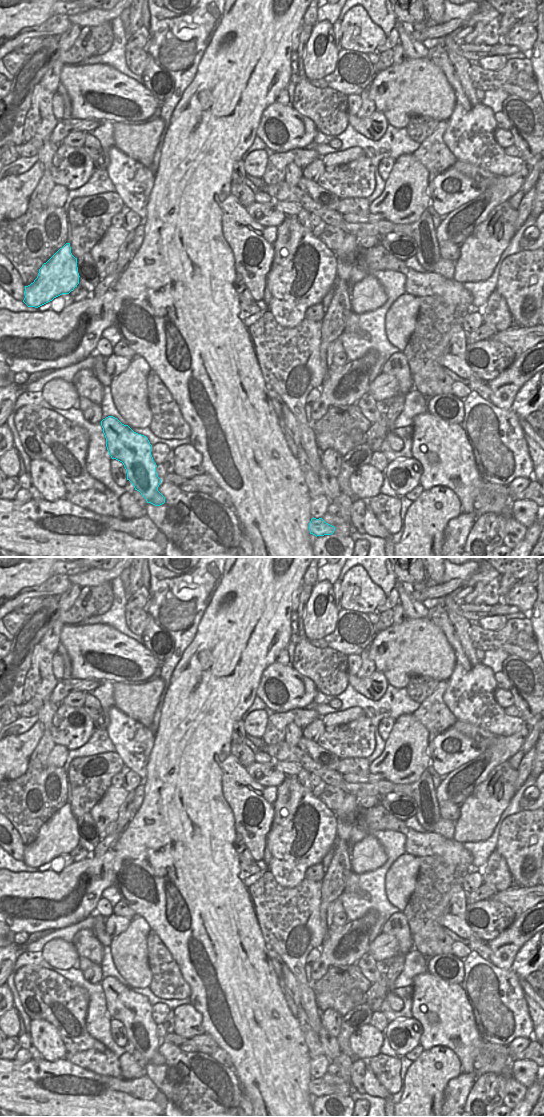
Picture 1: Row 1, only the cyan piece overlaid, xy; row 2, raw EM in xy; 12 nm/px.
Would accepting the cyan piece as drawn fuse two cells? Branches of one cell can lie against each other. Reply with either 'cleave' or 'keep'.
keep

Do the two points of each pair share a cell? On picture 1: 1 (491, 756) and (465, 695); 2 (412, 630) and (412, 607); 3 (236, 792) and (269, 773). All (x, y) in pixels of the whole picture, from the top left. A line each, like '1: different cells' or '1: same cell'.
1: different cells
2: different cells
3: different cells

